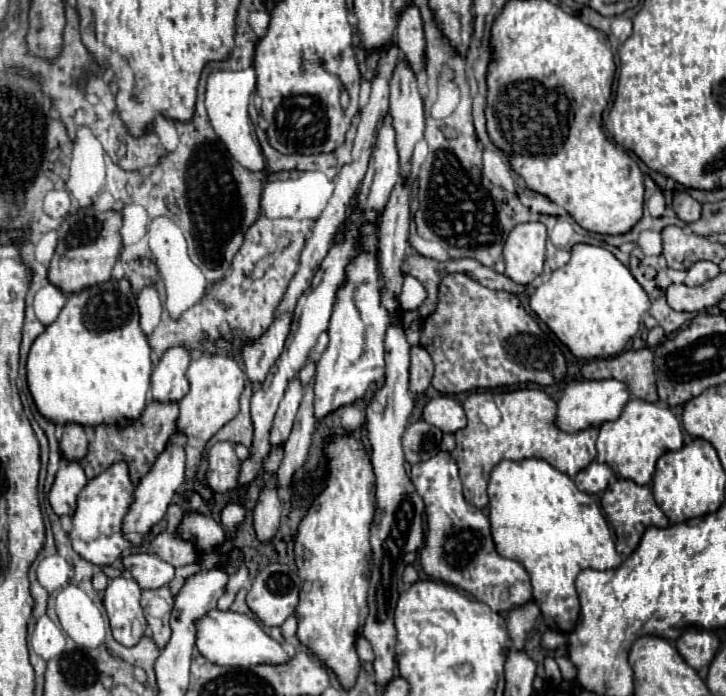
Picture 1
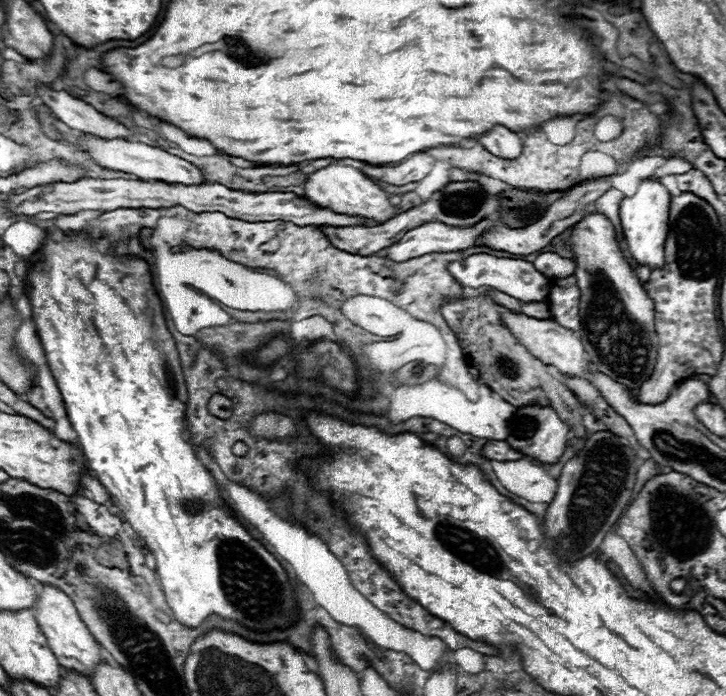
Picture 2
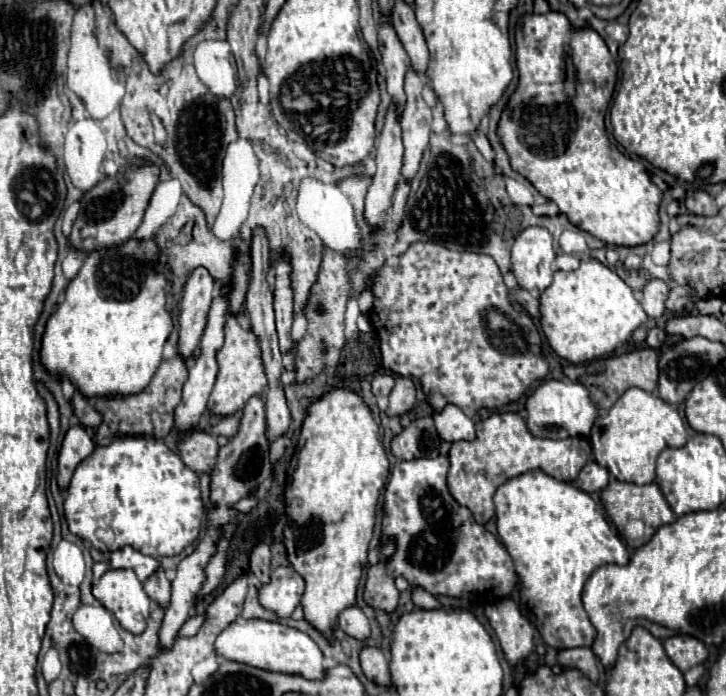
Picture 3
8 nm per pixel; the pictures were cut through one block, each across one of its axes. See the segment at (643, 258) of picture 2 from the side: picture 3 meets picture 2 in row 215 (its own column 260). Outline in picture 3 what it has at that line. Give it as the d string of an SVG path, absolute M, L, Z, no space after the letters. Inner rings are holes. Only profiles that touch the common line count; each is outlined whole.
M236 620L216 638L214 646L216 646L216 652L228 660L236 660L262 670L270 670L270 672L298 674L298 676L304 676L306 680L322 680L326 674L322 666L324 654L318 648L318 644L308 634L290 626L282 626L278 622Z

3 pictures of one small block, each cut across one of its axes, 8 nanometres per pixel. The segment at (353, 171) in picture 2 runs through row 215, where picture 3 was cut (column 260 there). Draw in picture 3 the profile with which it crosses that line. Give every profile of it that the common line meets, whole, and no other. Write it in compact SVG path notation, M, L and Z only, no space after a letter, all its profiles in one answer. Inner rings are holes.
M228 318L228 326L224 326L224 330L226 330L226 342L220 348L220 354L216 356L220 370L218 370L216 386L214 386L210 400L208 400L208 408L212 414L232 416L252 396L264 394L264 390L268 386L268 378L266 378L264 364L262 364L262 350L260 350L258 336L252 330L242 328L236 318Z

